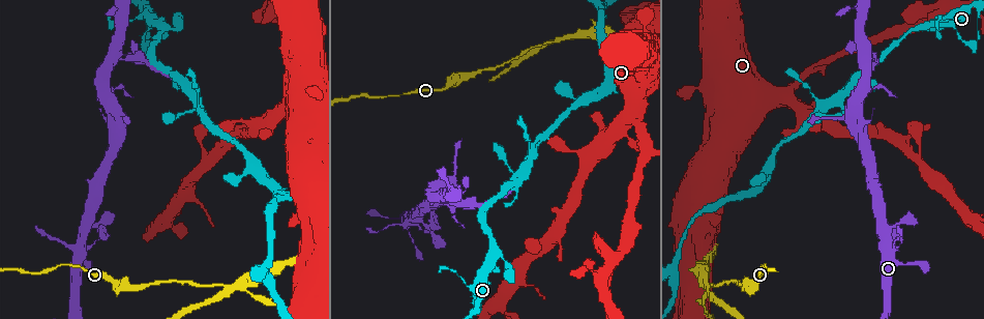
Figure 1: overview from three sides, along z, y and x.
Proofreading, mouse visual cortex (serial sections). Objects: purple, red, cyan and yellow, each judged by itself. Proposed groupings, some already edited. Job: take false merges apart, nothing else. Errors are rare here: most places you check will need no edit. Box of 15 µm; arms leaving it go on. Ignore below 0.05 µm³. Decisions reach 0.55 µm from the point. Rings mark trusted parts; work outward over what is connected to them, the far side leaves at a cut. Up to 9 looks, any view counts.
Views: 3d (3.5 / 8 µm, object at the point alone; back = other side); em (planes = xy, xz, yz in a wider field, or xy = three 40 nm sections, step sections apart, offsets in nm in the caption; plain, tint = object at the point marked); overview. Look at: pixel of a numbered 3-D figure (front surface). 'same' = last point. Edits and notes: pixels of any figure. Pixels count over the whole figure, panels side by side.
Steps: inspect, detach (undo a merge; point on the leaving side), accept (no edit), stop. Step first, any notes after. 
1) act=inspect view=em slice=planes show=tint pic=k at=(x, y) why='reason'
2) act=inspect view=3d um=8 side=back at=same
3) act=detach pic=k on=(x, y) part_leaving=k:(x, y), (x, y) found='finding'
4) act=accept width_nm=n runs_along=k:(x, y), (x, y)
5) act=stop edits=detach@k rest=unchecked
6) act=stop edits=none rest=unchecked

act=inspect view=3d um=3.5 side=back pic=1 at=(765, 98) why='thick turns thin'

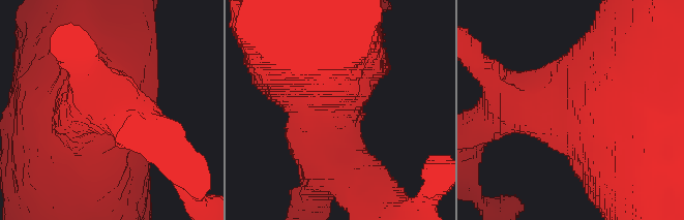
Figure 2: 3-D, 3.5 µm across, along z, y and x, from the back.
act=inspect view=em slice=xy step=3 show=tint pic=2 at=(566, 102) why='now the EM'

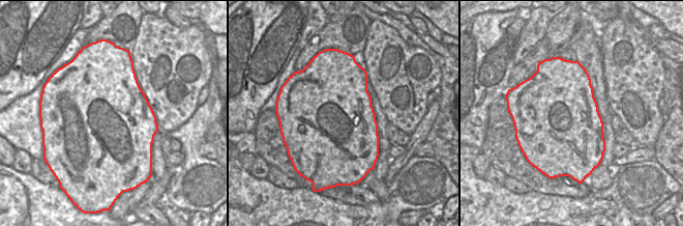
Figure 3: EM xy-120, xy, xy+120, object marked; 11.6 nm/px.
act=accept runs_along=2:(319, 51), (328, 132), (348, 173) found='all the same cell'

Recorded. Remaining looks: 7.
act=inspect view=3d um=3.5 pic=1 at=(851, 83) why='branch point'

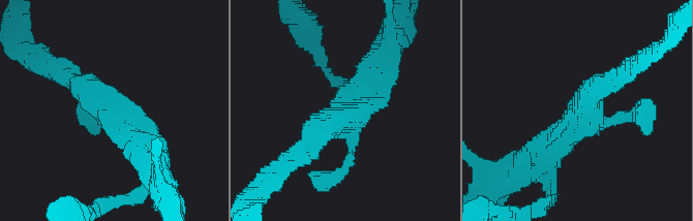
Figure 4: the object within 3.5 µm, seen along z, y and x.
act=inspect view=em slice=xy step=1 show=tint pic=4 at=(347, 118) arms=3 arm_widths_nm=150,350,450

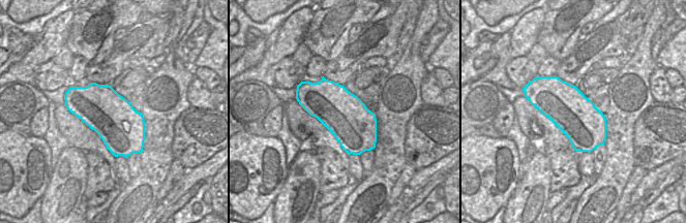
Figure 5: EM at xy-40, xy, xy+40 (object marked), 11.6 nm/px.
act=accept runs_along=4:(301, 153), (361, 108), (383, 73) found='continuous, no second cell'

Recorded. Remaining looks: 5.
act=inspect view=3d um=3.5 pic=1 at=(611, 261)

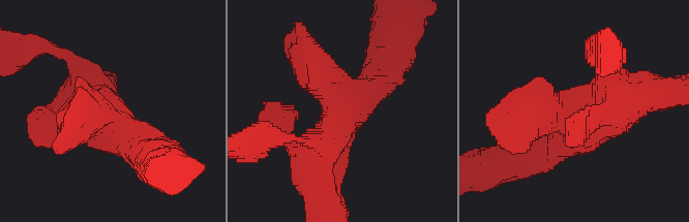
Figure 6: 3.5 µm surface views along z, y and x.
act=inspect view=em slice=xy step=2 show=tint pic=6 at=(348, 111) arms=3 arm_widths_nm=500,600,700 why='shape alone is not enough'

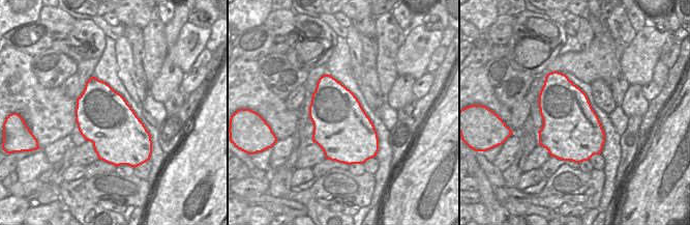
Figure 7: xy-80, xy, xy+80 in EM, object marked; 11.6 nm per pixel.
act=accept found='one cell here'

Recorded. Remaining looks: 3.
act=inspect view=3d um=3.5 pic=1 at=(609, 309) why='sudden change in width'

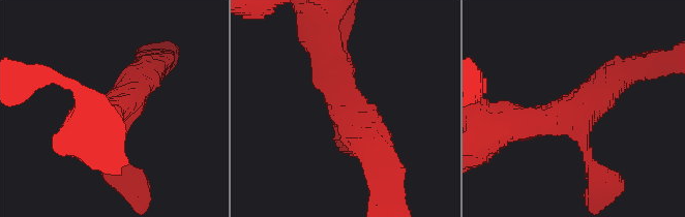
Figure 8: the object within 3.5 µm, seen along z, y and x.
act=inspect view=em slice=planes show=plain pic=8 at=(343, 109) why='now the EM'

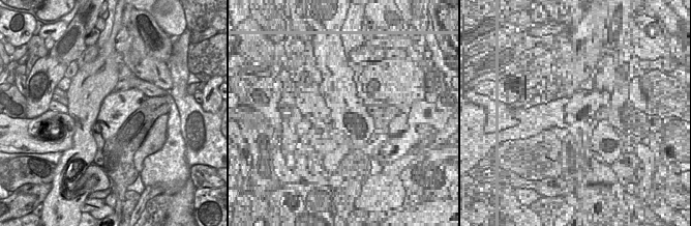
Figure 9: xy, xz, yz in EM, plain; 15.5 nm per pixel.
act=inspect view=em slice=planes show=tint at=same why='with the object marked'

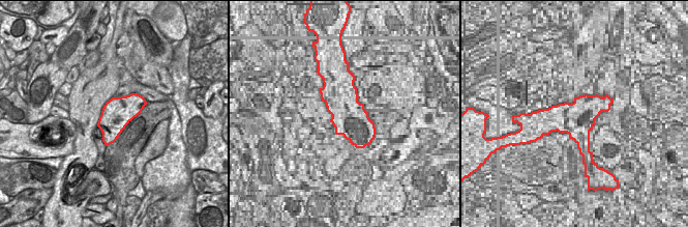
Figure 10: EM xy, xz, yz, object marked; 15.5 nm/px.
act=accept arm_widths_nm=250,500,500 runs_along=8:(516, 125), (572, 116), (601, 182) found='one cell here'

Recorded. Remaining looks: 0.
act=stop edits=none rest=unchecked

